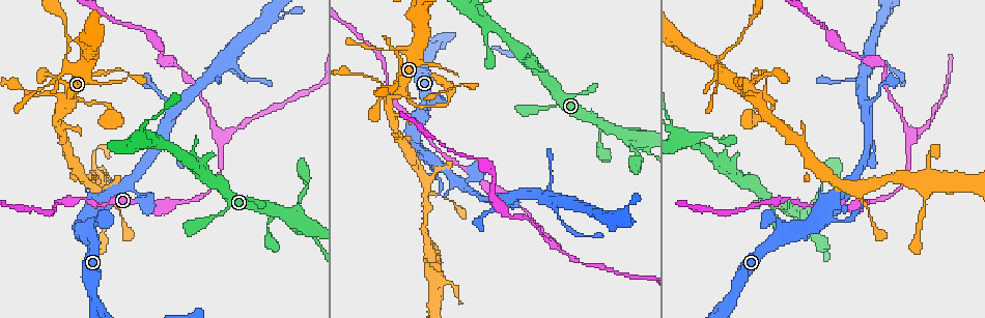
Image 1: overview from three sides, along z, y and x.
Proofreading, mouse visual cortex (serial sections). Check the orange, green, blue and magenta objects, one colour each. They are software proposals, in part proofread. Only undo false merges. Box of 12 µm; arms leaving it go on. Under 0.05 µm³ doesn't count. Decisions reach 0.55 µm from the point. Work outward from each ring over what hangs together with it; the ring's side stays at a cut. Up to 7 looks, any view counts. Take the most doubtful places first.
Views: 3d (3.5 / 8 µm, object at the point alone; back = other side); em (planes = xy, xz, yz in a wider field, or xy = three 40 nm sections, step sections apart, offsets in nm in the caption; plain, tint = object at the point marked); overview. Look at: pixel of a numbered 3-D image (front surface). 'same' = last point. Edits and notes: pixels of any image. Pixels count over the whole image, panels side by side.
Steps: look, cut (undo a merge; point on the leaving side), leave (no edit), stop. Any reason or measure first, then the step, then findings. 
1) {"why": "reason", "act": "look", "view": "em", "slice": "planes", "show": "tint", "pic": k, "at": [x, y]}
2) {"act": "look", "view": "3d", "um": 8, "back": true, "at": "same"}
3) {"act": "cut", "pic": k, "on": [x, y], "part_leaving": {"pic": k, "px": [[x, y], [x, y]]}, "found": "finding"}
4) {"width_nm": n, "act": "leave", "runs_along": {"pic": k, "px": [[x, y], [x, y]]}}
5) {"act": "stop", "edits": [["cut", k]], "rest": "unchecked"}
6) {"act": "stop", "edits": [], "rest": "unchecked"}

{"why": "small branch off a trunk", "act": "look", "view": "3d", "um": 8, "pic": 1, "at": [67, 66]}

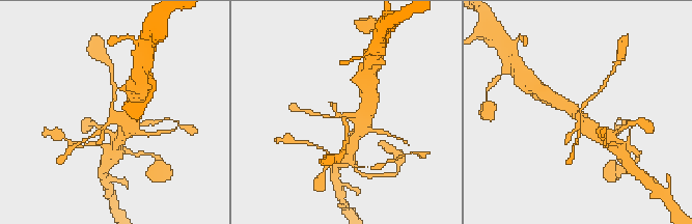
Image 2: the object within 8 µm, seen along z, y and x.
{"why": "closer look", "act": "look", "view": "3d", "um": 3.5, "pic": 2, "at": [111, 111]}

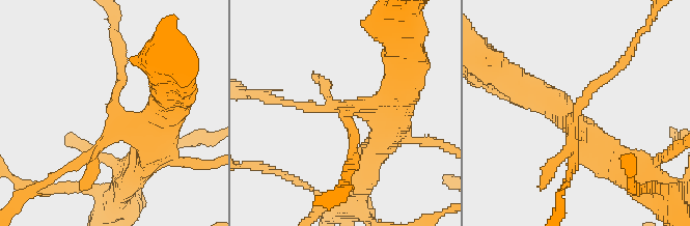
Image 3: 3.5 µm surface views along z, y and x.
{"why": "shape alone is not enough", "act": "look", "view": "em", "slice": "planes", "show": "tint", "pic": 3, "at": [573, 118]}

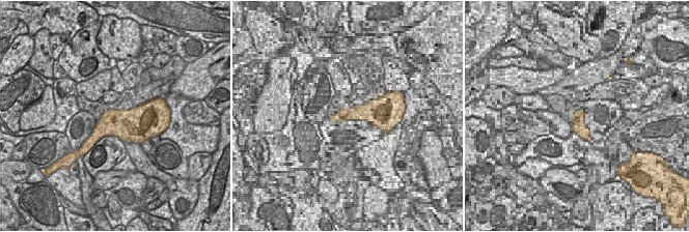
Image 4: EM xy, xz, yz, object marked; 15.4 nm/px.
{"act": "leave", "runs_along": {"pic": 3, "px": [[149, 156], [153, 139], [114, 111], [121, 66]]}, "found": "continuous, no second cell"}

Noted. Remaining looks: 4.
{"act": "look", "view": "3d", "um": 3.5, "pic": 1, "at": [490, 203]}

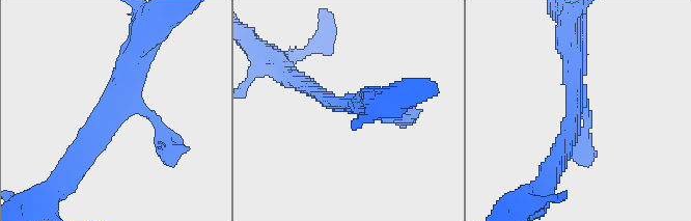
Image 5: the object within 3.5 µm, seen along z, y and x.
{"act": "look", "view": "em", "slice": "xy", "step": 3, "show": "tint", "pic": 5, "at": [575, 105]}

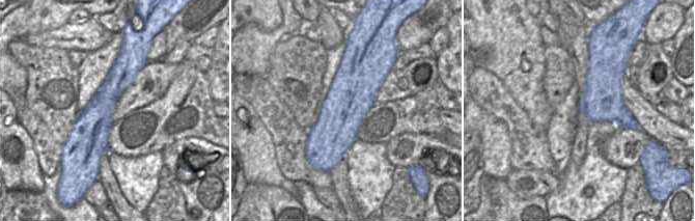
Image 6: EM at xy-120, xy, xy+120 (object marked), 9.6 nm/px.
{"act": "leave", "found": "continuous, no second cell"}

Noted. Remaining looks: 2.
{"why": "calibre changes", "act": "look", "view": "3d", "um": 3.5, "pic": 1, "at": [805, 216]}

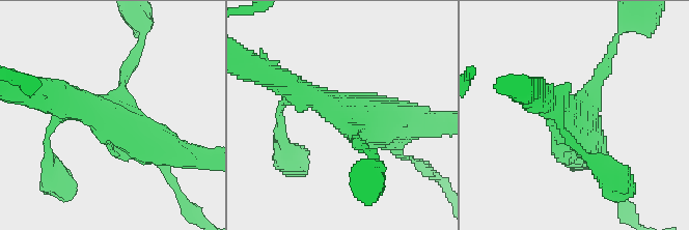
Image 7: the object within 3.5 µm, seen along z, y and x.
{"why": "need the tissue", "act": "look", "view": "em", "slice": "planes", "show": "tint", "pic": 7, "at": [350, 120]}

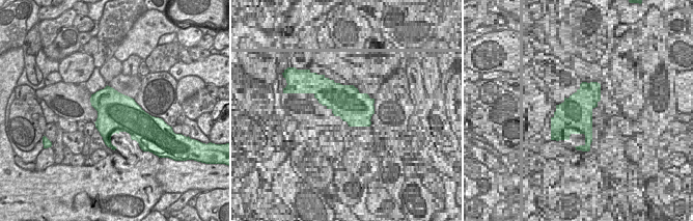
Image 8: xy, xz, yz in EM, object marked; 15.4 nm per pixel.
{"act": "leave", "found": "continuous, no second cell"}

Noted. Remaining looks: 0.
{"act": "stop", "edits": [], "rest": "unchecked"}

